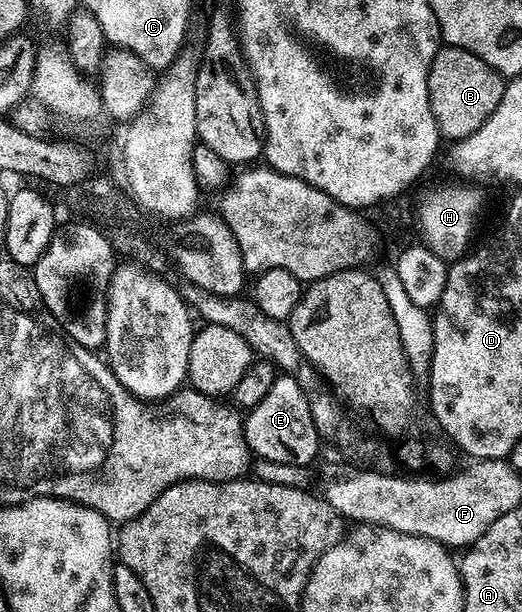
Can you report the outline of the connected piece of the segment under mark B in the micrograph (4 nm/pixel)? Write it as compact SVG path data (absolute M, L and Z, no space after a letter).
M455 45L439 48L428 71L428 99L436 127L447 142L457 143L472 135L500 107L500 99L506 90L506 81L484 59L472 55Z

